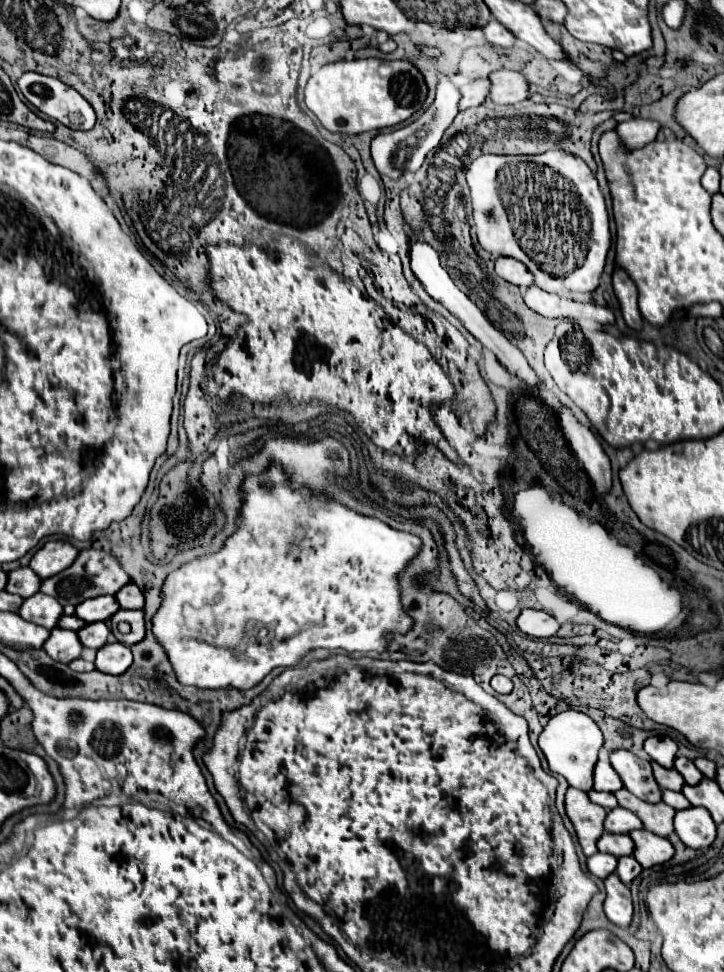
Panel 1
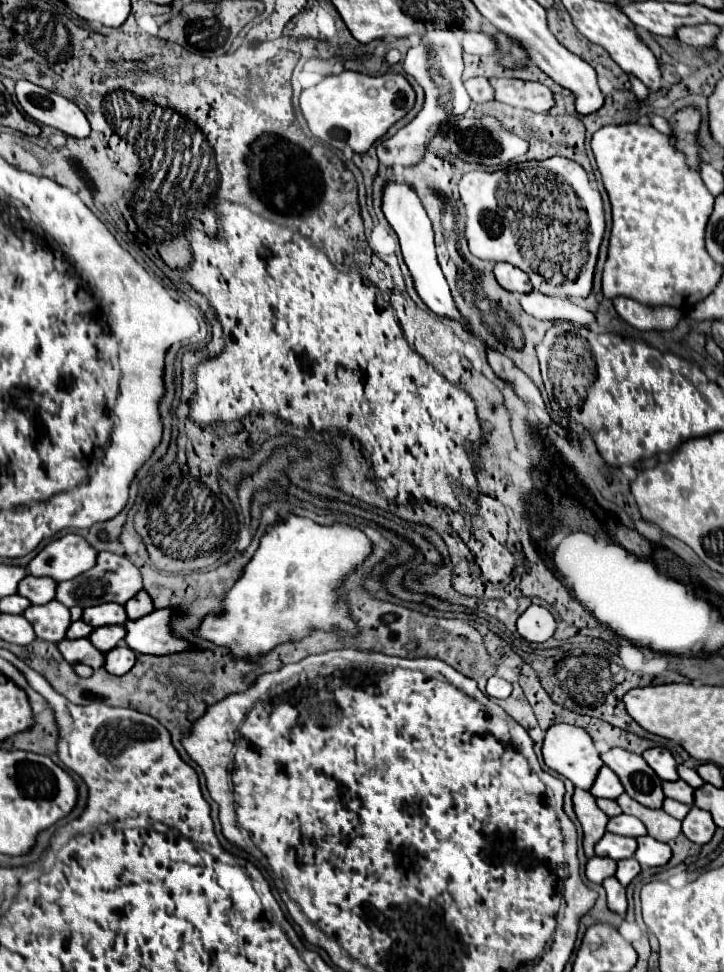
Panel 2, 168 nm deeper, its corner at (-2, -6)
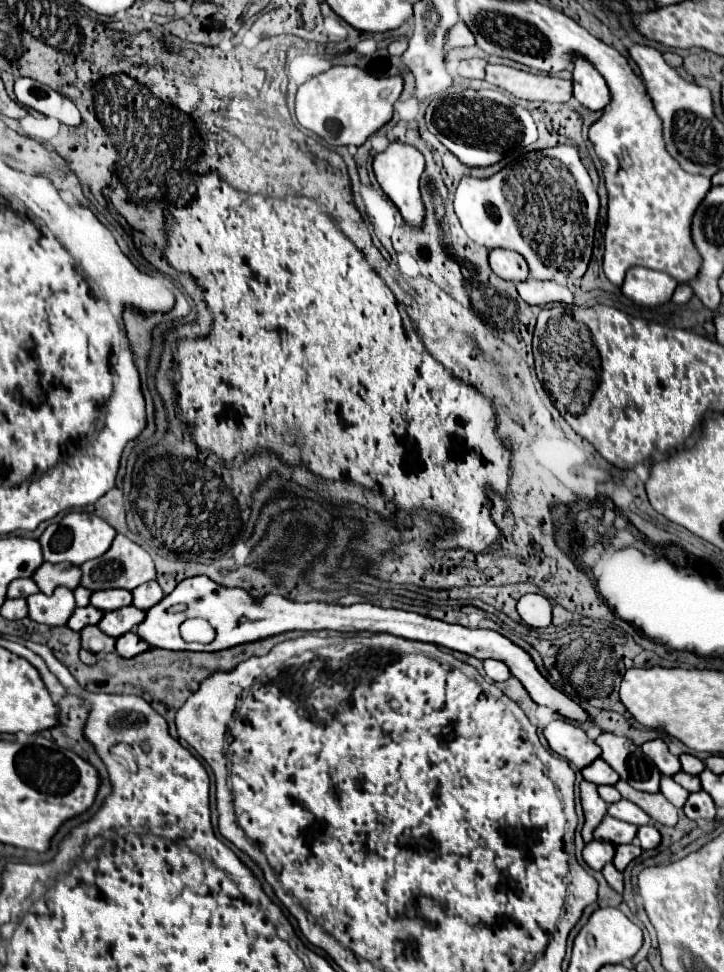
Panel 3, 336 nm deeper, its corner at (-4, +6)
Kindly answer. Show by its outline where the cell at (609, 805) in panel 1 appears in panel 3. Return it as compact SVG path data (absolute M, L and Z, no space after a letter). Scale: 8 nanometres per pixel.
M599 786L599 796L601 796L607 804L613 804L613 802L619 802L619 800L621 800L621 794L617 792L615 786Z

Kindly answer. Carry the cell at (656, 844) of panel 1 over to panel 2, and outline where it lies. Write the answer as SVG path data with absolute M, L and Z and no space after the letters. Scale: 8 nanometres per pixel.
M641 836L637 838L637 852L635 852L635 858L641 866L645 868L657 868L657 866L665 866L669 860L671 860L671 848L669 844L663 844L663 842L657 842L655 838L651 836Z

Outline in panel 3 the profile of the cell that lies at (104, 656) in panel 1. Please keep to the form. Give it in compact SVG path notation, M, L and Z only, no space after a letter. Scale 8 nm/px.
M127 632L117 638L117 652L123 658L133 658L145 650L149 650L149 644L145 640L139 640L135 632Z

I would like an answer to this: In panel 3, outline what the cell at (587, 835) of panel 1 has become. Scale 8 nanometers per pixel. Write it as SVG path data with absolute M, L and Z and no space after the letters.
M587 780L581 782L581 806L583 806L583 812L585 812L585 824L583 824L581 836L583 836L585 842L591 842L593 830L599 826L599 822L607 814L607 804L597 794L597 786L587 782Z

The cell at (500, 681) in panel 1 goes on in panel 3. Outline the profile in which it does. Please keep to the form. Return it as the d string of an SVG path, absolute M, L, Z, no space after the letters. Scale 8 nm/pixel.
M489 658L489 660L483 660L483 666L485 666L487 676L489 676L491 680L495 680L495 682L503 682L503 680L507 680L507 678L511 676L507 664L503 664L501 660L491 660L491 658Z

